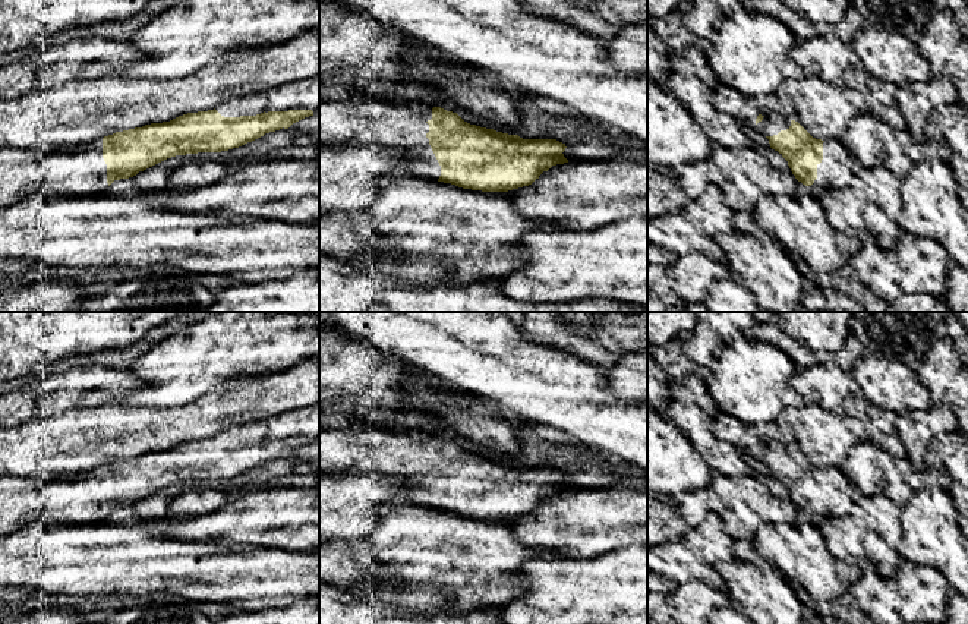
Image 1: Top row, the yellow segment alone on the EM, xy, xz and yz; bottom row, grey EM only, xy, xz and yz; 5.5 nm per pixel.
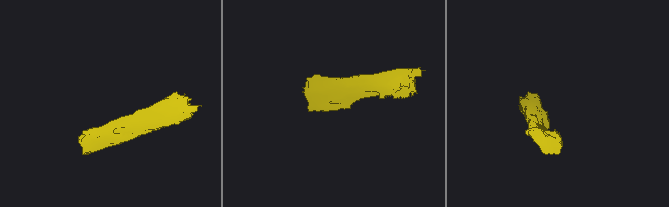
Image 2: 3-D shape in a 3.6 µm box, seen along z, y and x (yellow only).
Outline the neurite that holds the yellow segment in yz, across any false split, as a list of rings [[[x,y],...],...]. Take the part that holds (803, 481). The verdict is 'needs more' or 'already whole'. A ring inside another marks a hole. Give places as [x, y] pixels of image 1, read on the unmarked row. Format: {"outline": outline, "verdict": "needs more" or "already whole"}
{"outline": [[[782,441],[759,442],[756,453],[770,476],[788,489],[795,507],[807,516],[813,513],[820,520],[851,513],[855,486],[838,467],[816,467]]], "verdict": "needs more"}

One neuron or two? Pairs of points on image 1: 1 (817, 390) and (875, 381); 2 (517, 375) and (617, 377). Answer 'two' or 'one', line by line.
1: two
2: two

